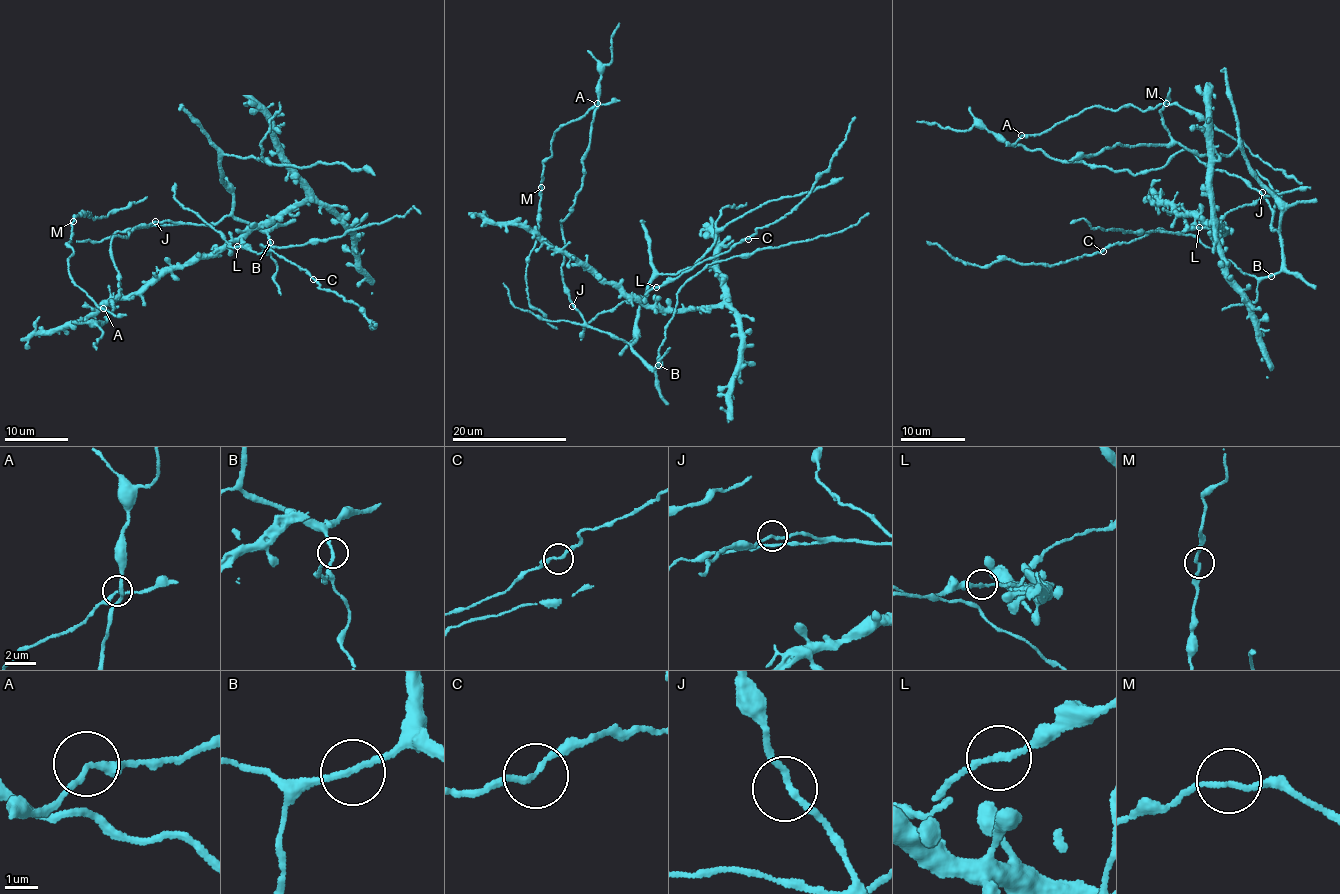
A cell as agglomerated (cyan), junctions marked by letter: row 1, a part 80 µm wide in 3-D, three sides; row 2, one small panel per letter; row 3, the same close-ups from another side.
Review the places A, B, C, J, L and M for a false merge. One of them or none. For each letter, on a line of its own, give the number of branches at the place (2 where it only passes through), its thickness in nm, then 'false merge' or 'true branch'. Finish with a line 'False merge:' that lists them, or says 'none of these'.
A: 2 branches meet; 180 nm thick; true branch
B: 2 branches meet; 190 nm thick; true branch
C: 2 branches meet; 160 nm thick; true branch
J: 2 branches meet; 180 nm thick; true branch
L: 2 branches meet; 170 nm thick; true branch
M: 2 branches meet; 170 nm thick; true branch
False merge: none of these

